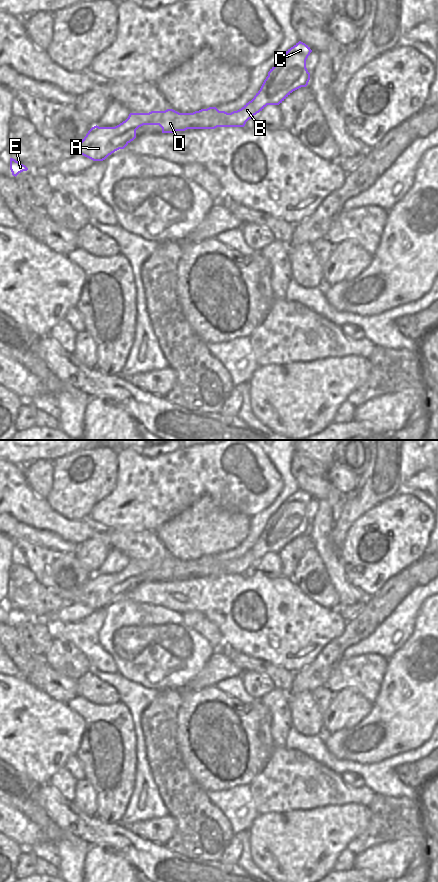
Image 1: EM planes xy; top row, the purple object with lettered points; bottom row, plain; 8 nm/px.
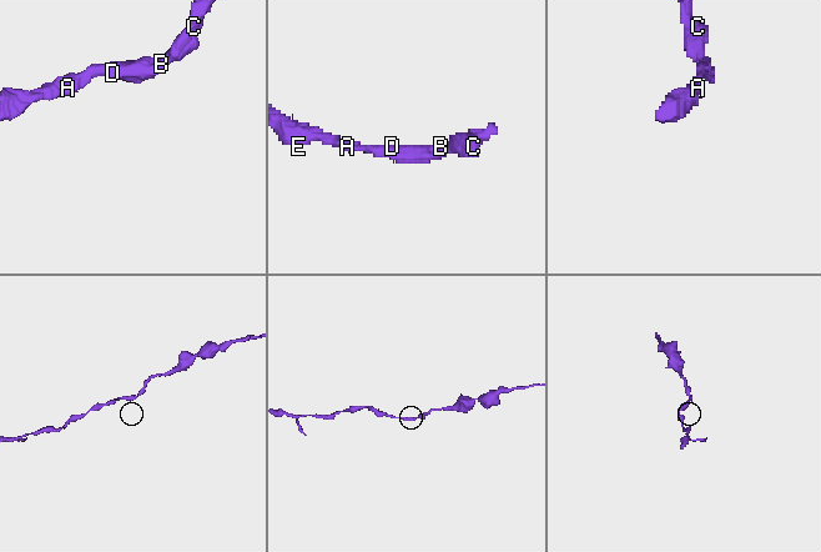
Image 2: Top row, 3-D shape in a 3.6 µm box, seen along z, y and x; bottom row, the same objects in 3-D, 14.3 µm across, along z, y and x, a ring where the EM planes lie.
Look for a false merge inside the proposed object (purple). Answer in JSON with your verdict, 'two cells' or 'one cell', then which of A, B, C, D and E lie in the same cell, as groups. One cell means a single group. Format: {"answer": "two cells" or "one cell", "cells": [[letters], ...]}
{"answer": "one cell", "cells": [["A", "B", "C", "D", "E"]]}

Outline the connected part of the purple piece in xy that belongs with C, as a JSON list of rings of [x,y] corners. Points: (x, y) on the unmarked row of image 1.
[[[301,489],[288,497],[270,517],[254,546],[237,559],[227,561],[216,555],[209,555],[193,561],[179,561],[173,557],[130,561],[125,569],[115,575],[92,575],[74,594],[74,603],[103,609],[133,589],[136,586],[136,578],[143,573],[159,573],[162,581],[187,577],[244,575],[249,567],[267,553],[279,553],[293,539],[308,533],[310,521],[306,516],[306,508],[311,500],[310,495]]]

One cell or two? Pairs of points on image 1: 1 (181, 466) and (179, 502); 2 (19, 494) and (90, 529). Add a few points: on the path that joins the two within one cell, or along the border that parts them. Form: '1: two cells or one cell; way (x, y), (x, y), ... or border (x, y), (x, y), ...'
1: one cell; way (181, 475), (179, 493)
2: one cell; way (37, 512), (44, 518), (66, 529), (72, 529)

